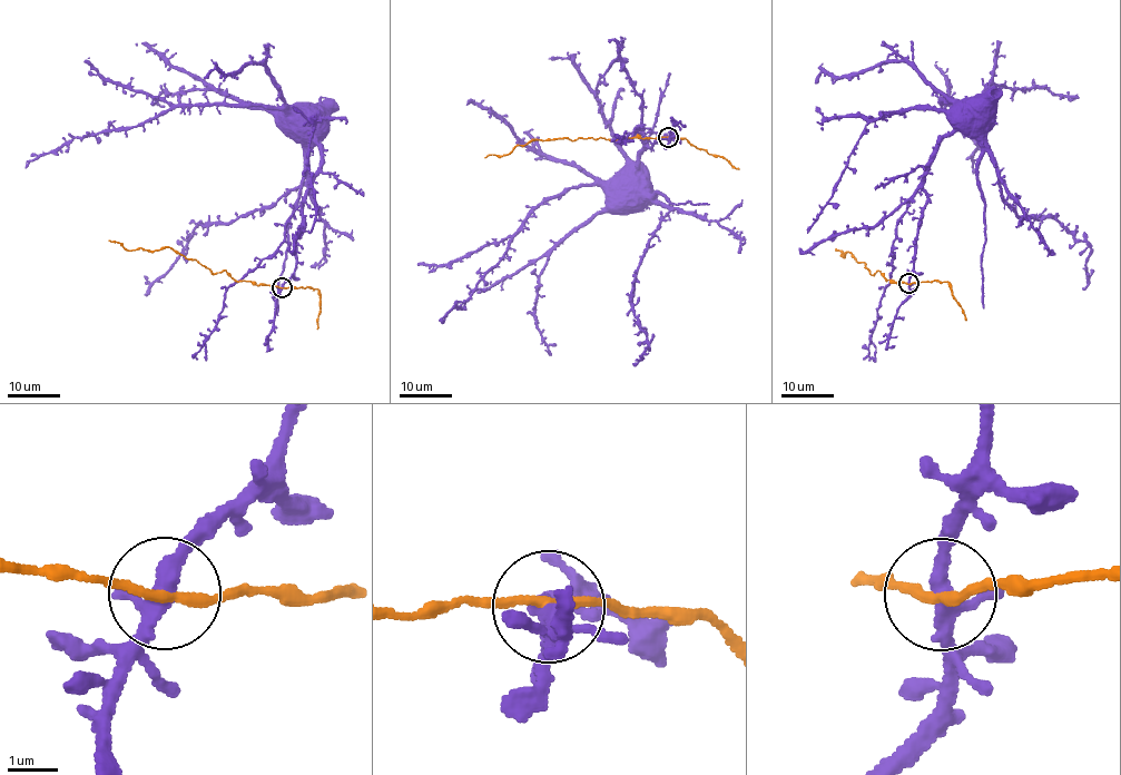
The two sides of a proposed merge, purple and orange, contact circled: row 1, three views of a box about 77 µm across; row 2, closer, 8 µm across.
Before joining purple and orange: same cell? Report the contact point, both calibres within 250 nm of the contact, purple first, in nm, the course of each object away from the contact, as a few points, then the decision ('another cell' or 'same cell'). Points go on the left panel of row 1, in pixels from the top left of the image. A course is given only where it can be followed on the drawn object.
(282, 287) | 280/180 nm | purple via (282, 287), (321, 153), (284, 110), (174, 106), (76, 137), (25, 168) | orange via (282, 287), (237, 282), (225, 271), (212, 273), (169, 247), (129, 251), (119, 243), (109, 239) | same cell

